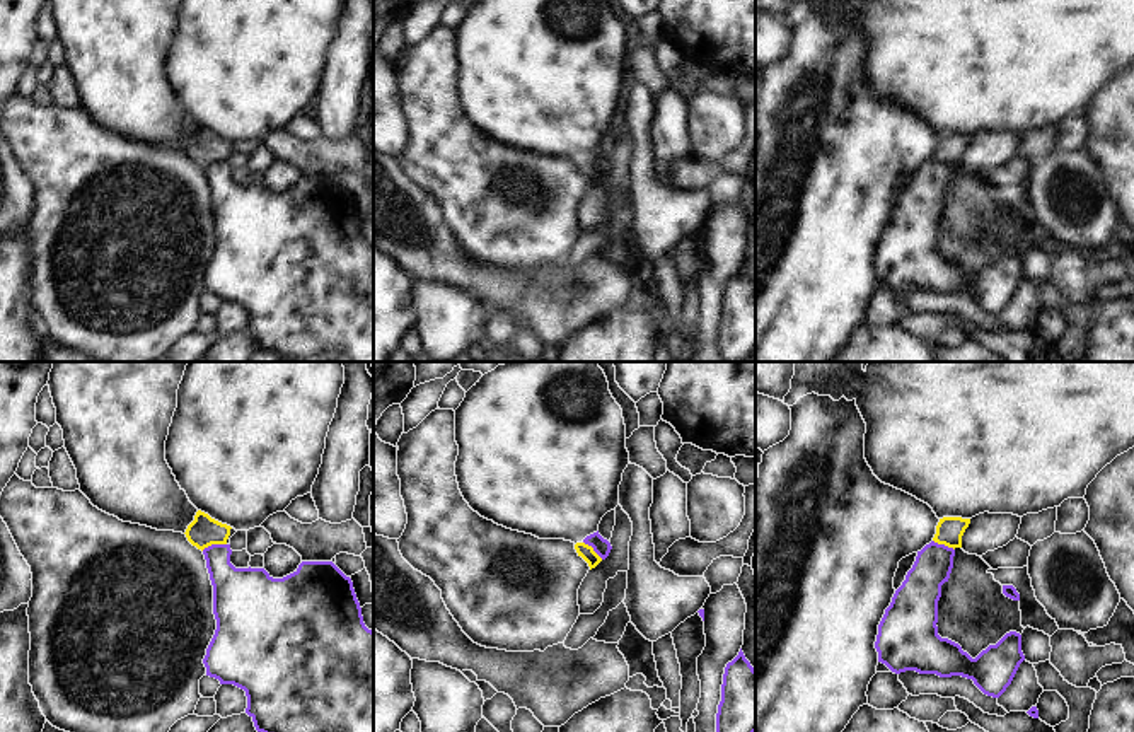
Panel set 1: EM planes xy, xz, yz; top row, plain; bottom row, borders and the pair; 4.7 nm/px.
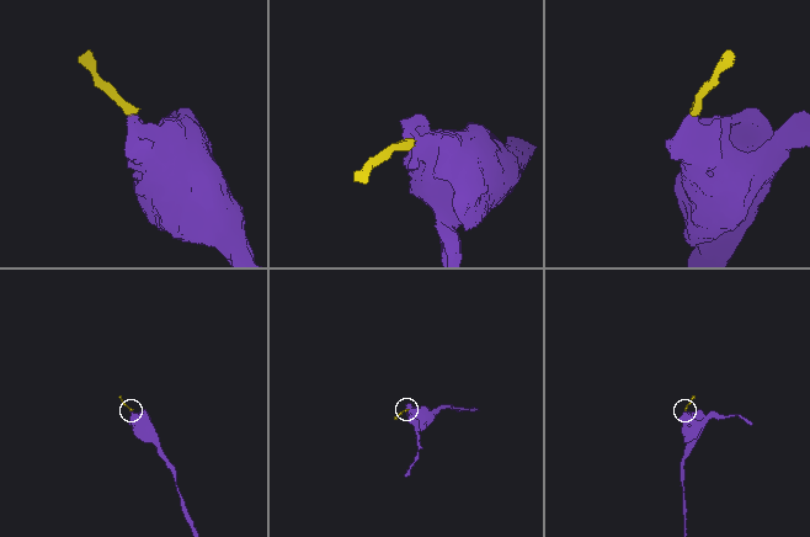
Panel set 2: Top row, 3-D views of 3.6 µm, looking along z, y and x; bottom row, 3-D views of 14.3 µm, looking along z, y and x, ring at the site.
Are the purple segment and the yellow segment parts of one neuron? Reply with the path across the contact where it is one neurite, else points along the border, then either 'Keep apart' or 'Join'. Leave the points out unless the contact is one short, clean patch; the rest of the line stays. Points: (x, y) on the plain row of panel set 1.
Boundary: xy (225, 161), (212, 161), (202, 168). Keep apart.

